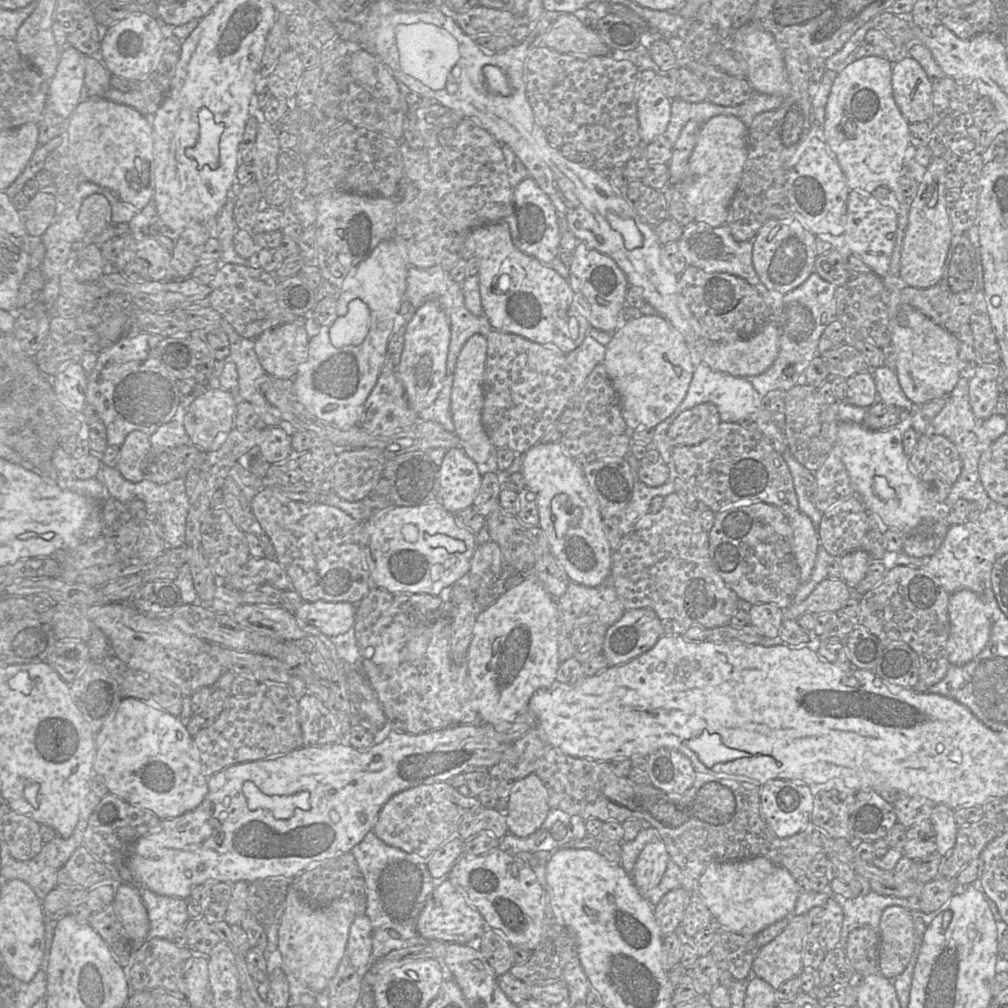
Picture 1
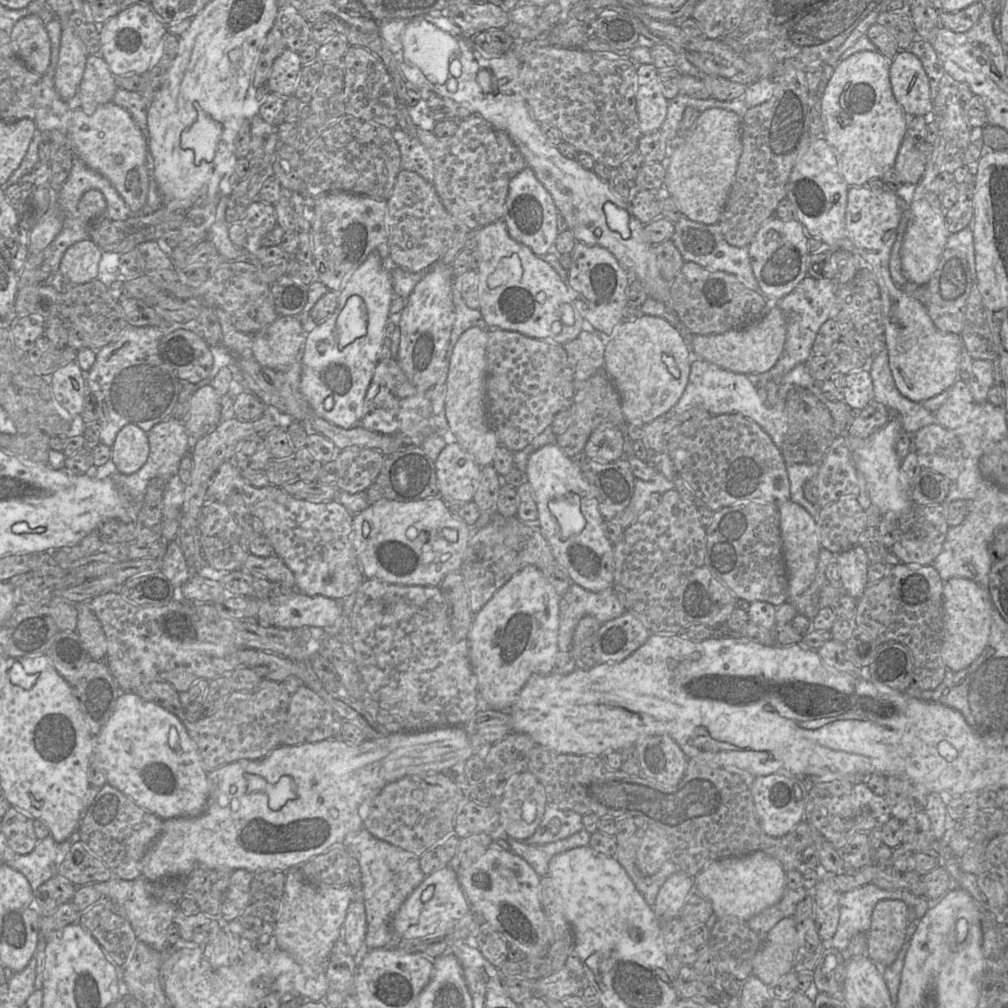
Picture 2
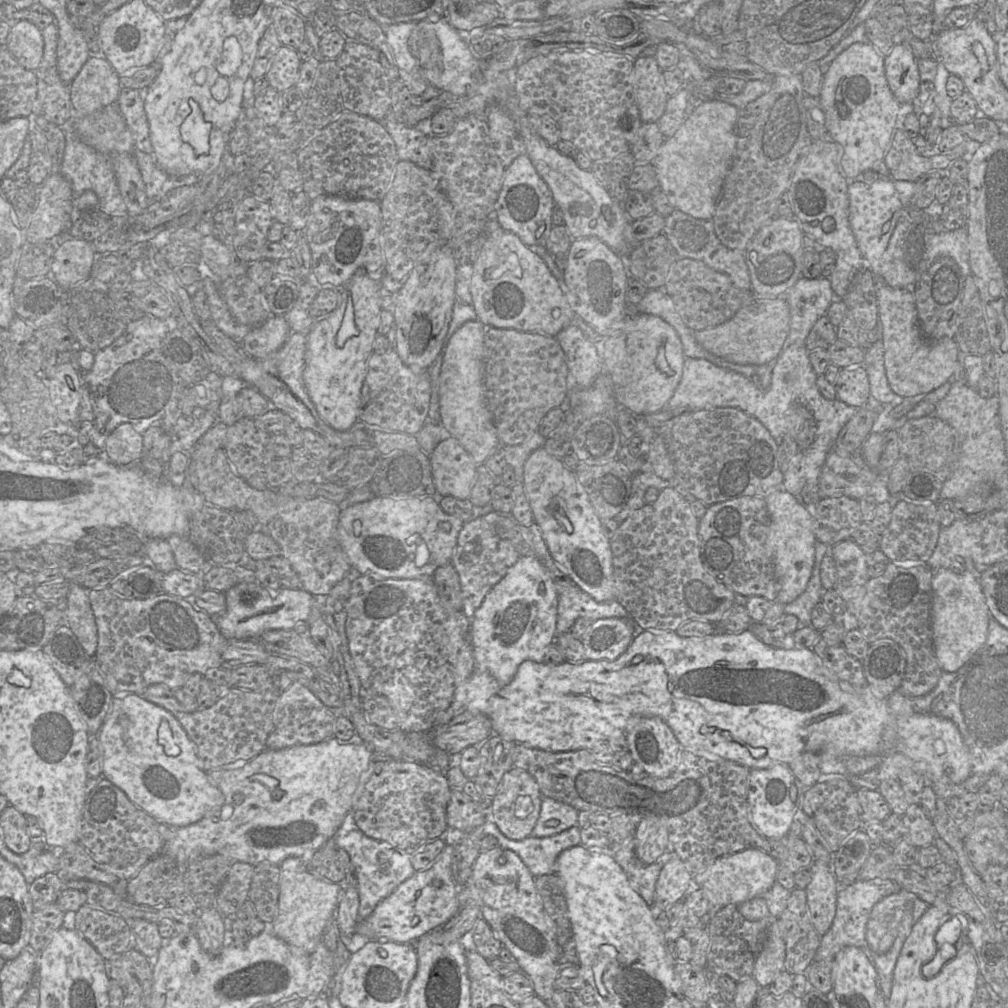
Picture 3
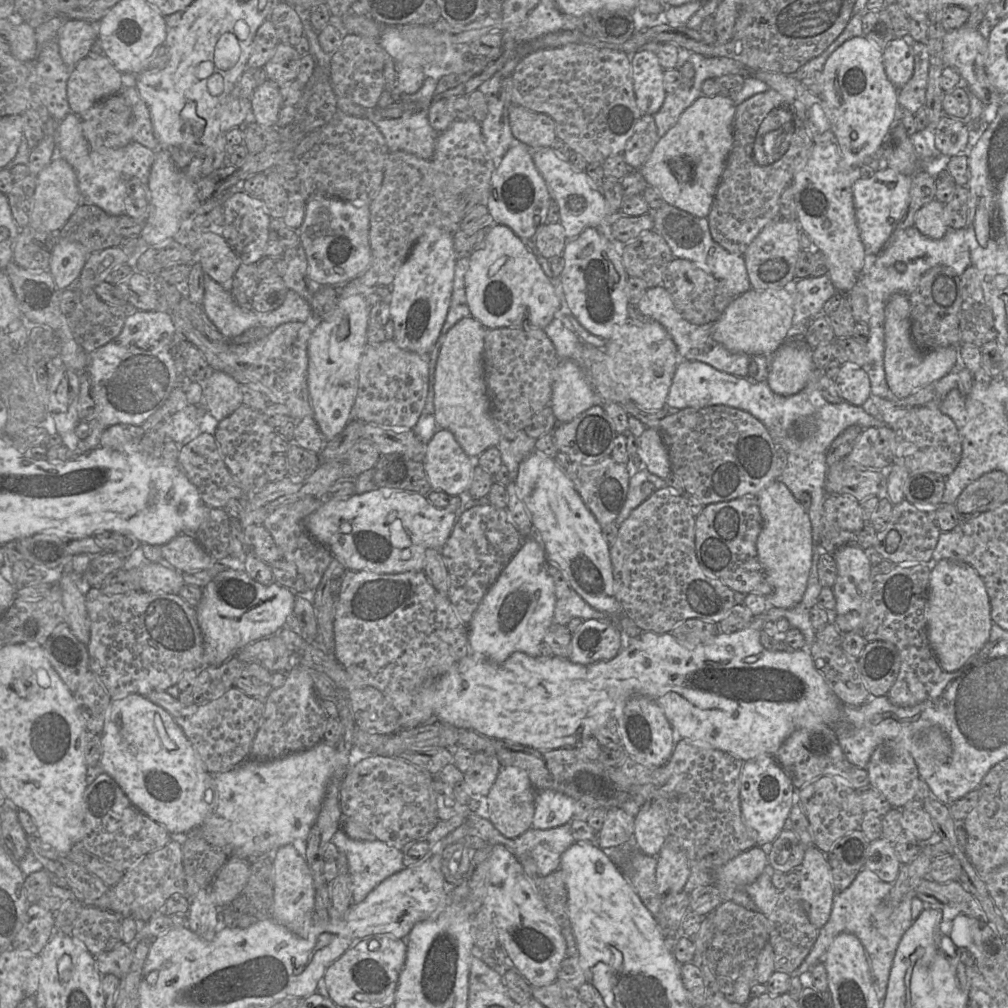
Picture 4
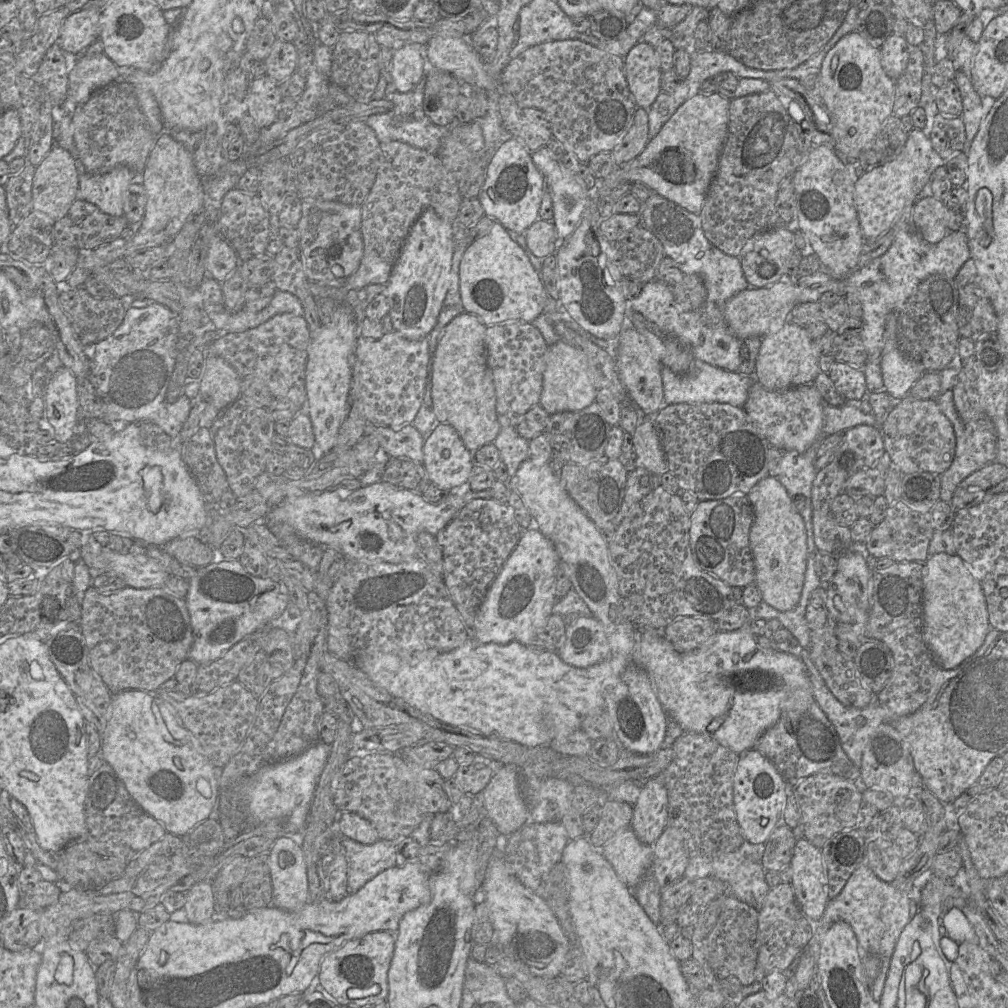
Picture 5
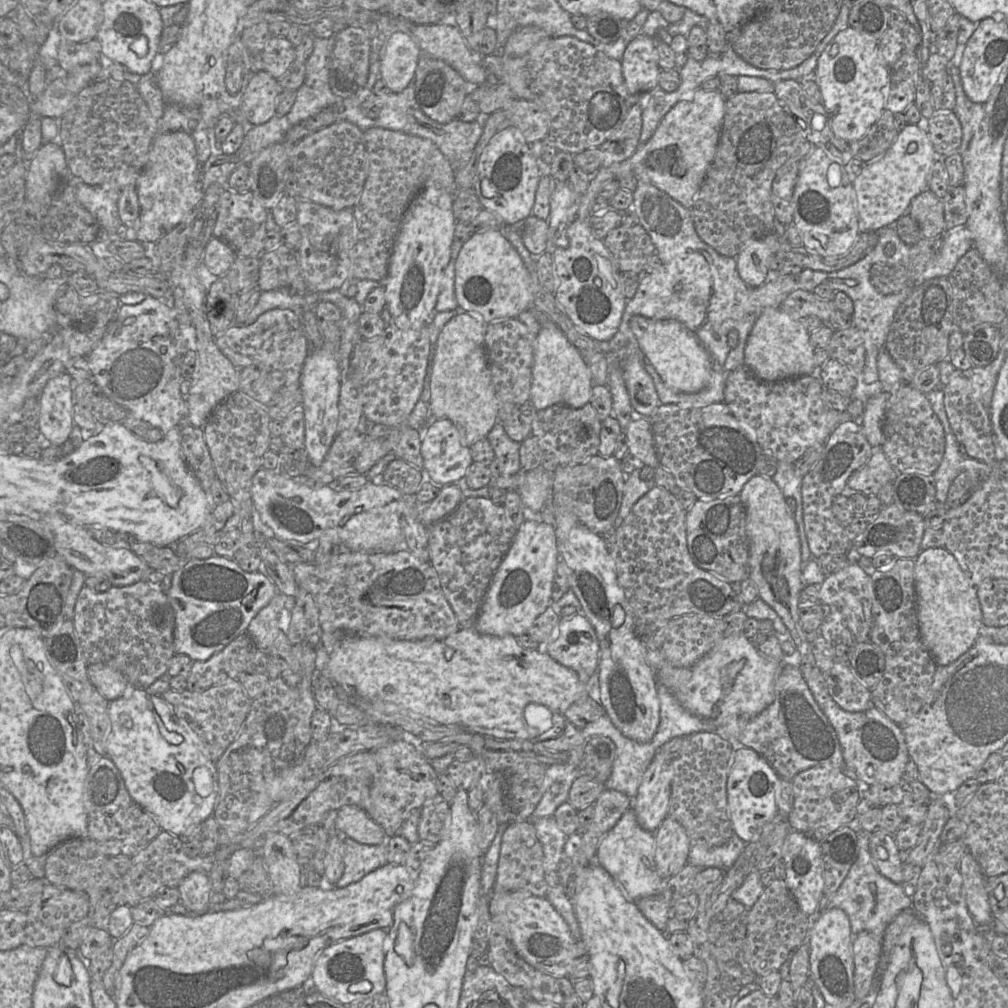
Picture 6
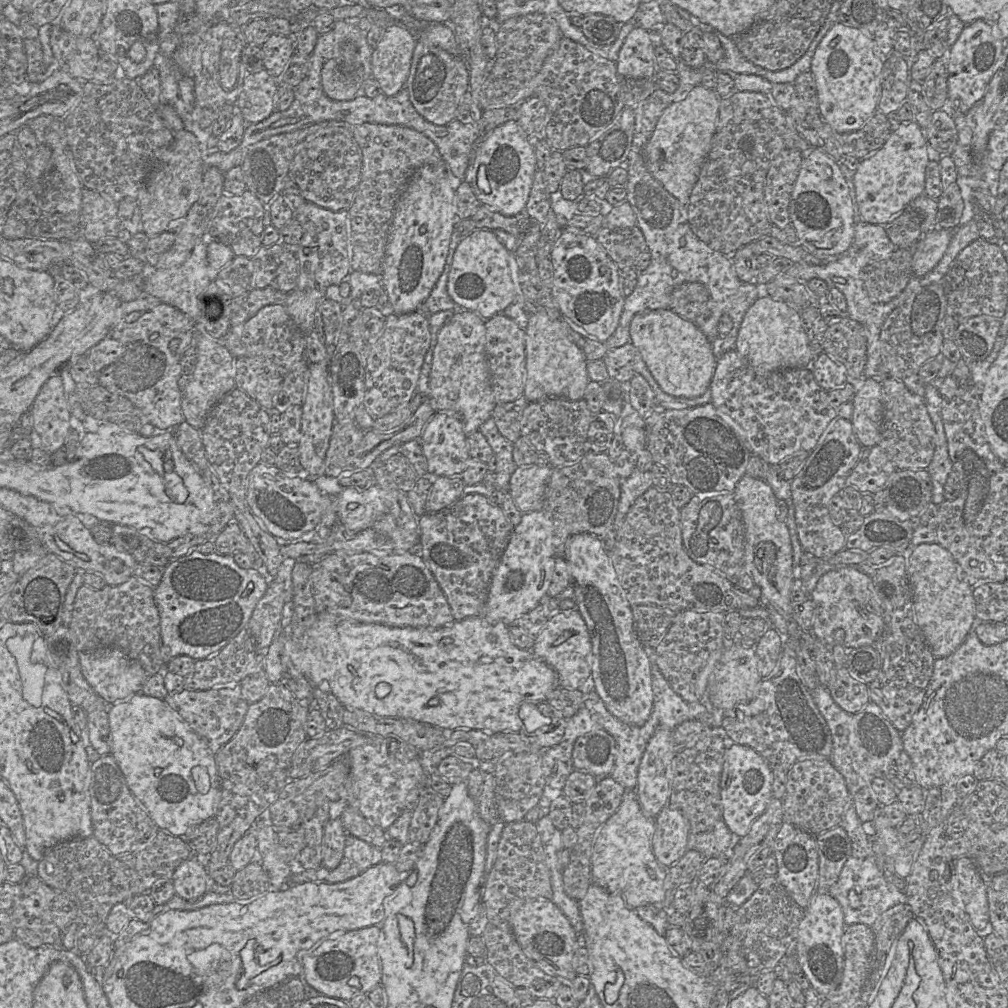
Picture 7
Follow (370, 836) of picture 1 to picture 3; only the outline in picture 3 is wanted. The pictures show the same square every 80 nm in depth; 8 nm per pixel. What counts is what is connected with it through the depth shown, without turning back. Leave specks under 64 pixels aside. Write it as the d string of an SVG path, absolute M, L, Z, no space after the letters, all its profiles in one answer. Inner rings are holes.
M352 830L345 836L334 836L334 838L336 847L346 851L354 867L359 897L359 920L367 918L383 899L416 872L411 865L409 854L392 847L387 842L370 838L359 830Z

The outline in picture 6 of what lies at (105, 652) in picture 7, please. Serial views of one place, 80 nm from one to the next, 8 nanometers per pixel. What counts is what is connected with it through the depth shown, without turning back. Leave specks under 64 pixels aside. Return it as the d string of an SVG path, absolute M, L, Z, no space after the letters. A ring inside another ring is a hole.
M105 663L89 664L87 675L95 689L108 701L125 695L132 687L120 671Z

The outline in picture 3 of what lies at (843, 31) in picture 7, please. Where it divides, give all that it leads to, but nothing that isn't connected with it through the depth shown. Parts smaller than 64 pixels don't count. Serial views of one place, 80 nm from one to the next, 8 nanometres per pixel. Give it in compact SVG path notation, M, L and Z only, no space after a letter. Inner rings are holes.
M857 42L843 50L824 75L819 100L825 109L826 127L839 149L839 167L848 180L870 170L875 162L883 161L896 130L900 108L885 76L884 56L871 43Z

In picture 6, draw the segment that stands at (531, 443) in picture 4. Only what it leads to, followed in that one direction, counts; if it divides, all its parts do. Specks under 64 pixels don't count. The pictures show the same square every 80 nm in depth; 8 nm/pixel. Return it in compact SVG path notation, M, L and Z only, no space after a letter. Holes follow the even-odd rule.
M496 422L487 435L487 439L491 443L495 457L499 461L502 476L513 476L522 469L519 457L520 443L508 436L501 422Z

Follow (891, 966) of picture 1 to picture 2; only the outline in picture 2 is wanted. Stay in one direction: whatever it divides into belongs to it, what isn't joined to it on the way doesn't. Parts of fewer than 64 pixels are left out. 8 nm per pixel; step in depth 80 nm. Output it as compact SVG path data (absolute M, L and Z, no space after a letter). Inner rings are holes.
M880 901L867 933L868 957L881 967L892 964L906 940L908 923L908 906L903 901Z

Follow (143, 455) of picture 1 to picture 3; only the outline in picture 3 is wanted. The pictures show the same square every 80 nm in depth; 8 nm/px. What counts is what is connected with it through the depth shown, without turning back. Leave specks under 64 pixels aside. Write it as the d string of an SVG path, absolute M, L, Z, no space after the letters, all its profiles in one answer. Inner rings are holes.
M122 423L107 437L104 456L119 466L139 464L143 456L143 434L129 423Z

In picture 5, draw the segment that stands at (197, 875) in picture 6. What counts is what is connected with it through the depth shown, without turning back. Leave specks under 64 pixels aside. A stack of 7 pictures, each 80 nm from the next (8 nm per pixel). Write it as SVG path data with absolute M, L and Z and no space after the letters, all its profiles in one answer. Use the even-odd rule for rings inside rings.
M197 882L186 892L184 910L192 924L206 924L212 920L215 913L215 896L211 882Z

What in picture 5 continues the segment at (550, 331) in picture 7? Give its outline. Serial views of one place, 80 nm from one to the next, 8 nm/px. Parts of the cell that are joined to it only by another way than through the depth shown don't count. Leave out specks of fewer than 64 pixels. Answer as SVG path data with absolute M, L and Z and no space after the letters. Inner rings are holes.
M561 339L549 346L540 406L550 415L564 411L580 411L595 402L596 392L589 377L587 361L581 351Z

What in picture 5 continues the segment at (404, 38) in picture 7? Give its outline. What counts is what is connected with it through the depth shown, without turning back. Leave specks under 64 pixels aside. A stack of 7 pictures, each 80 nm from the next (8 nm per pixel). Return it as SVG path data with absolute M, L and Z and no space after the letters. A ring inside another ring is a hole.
M405 43L393 50L391 79L401 93L411 91L424 77L424 59L419 49L425 44Z

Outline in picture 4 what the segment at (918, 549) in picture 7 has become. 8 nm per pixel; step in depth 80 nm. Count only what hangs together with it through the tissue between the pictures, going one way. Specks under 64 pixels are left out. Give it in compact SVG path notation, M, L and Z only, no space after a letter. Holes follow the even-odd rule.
M942 559L932 565L927 602L927 635L941 668L955 672L989 639L991 606L983 578L966 562Z

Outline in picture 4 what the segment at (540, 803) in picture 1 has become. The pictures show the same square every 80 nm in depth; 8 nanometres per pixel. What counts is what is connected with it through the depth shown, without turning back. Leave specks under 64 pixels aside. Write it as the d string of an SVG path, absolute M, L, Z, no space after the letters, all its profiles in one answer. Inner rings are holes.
M501 767L487 797L489 820L506 838L515 839L532 827L536 791L527 773L517 767Z

